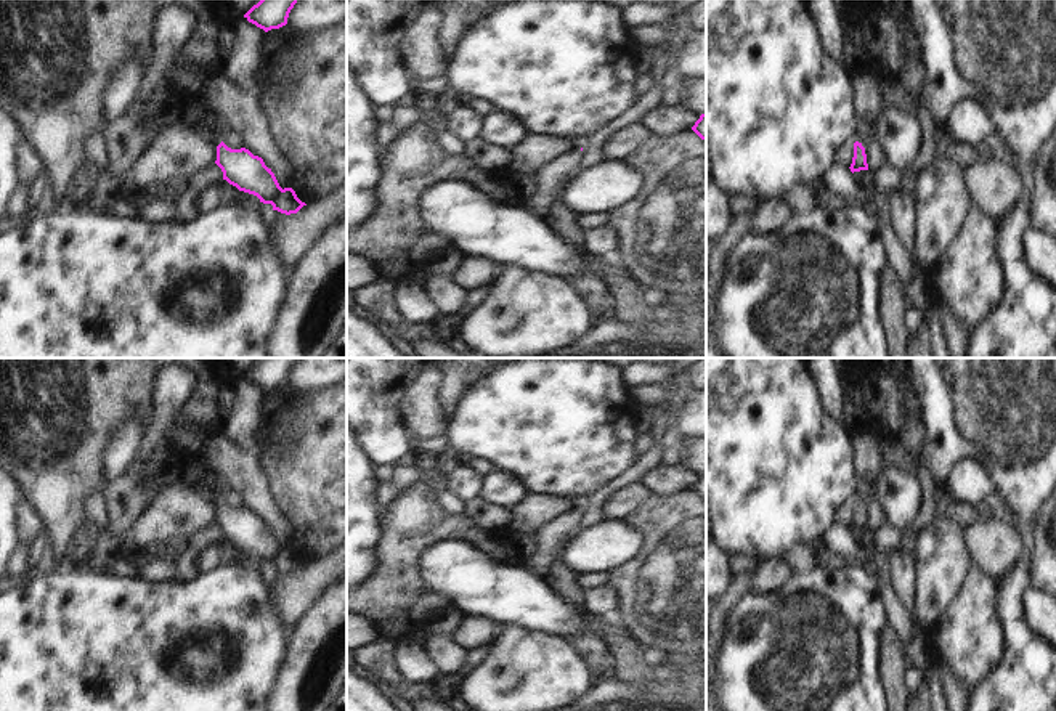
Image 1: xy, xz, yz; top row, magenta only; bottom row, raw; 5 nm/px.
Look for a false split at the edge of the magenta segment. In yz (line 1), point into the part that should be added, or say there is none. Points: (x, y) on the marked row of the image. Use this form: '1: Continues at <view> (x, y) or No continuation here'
1: Continues at yz (864, 132).

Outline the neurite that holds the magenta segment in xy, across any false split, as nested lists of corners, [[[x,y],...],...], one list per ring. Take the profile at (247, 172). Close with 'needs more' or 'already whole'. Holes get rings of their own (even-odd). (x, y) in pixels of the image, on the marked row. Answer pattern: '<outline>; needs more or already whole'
[[[196,100],[186,101],[181,106],[180,122],[201,133],[209,133],[212,143],[217,146],[215,164],[223,172],[223,180],[236,186],[239,191],[254,194],[263,204],[271,204],[273,210],[290,215],[297,213],[305,202],[302,202],[292,188],[281,188],[271,169],[268,169],[262,157],[254,156],[249,149],[231,149],[223,143],[223,130],[207,130],[199,124],[204,114],[199,111]]]; needs more

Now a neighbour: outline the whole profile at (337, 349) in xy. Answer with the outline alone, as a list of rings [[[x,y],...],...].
[[[347,324],[323,353],[323,358],[347,358]]]

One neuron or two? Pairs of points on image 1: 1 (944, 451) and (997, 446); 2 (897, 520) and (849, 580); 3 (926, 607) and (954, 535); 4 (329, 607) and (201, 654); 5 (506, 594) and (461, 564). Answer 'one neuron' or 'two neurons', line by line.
1: one neuron
2: two neurons
3: one neuron
4: two neurons
5: one neuron

